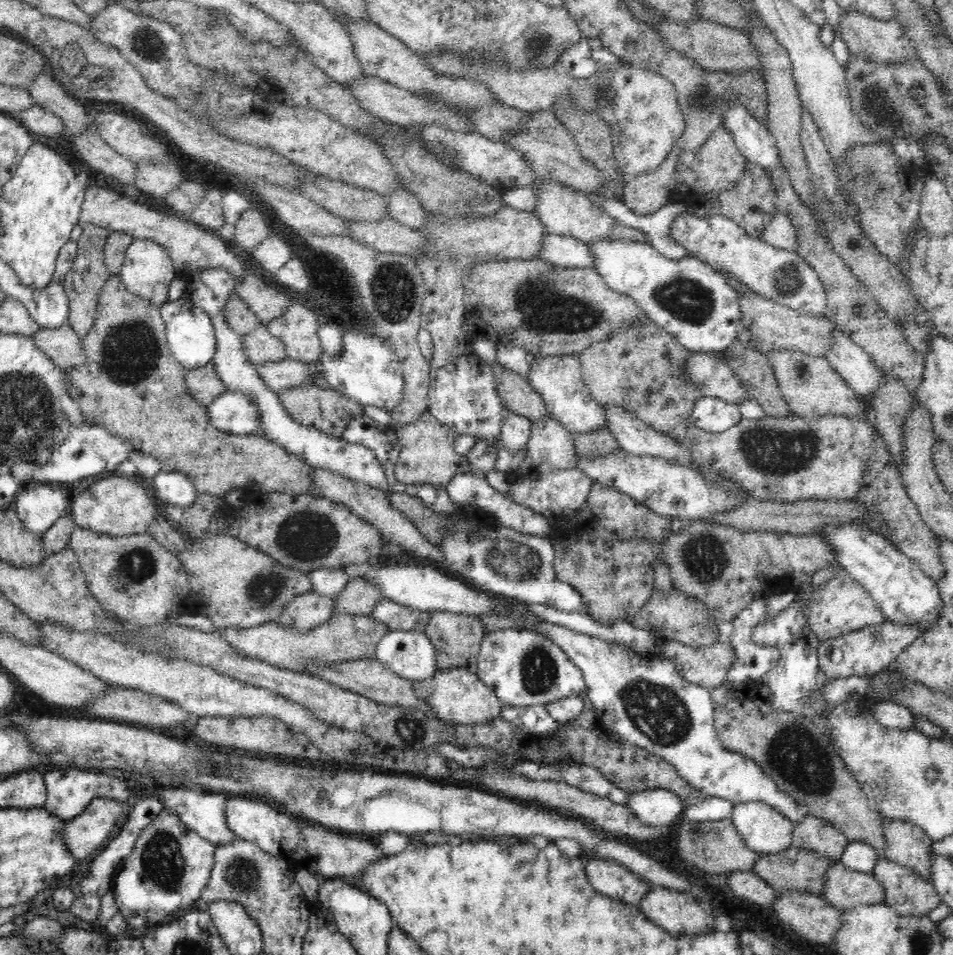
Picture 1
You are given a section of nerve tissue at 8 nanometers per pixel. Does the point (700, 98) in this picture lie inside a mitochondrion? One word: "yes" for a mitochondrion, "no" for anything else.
yes

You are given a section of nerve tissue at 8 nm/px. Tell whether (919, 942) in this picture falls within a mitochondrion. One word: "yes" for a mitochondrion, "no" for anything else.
yes

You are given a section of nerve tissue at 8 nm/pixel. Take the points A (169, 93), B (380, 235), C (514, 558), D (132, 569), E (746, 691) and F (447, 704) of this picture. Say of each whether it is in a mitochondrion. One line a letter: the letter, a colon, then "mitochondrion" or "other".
A: other
B: other
C: mitochondrion
D: mitochondrion
E: other
F: other

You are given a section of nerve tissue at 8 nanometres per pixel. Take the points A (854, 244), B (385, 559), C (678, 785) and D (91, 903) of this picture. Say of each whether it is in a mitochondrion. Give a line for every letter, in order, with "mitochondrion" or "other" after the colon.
A: other
B: other
C: other
D: other

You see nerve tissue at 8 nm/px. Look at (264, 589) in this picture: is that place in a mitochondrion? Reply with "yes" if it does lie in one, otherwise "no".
yes

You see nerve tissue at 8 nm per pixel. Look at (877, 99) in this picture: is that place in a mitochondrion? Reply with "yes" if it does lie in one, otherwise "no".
yes

